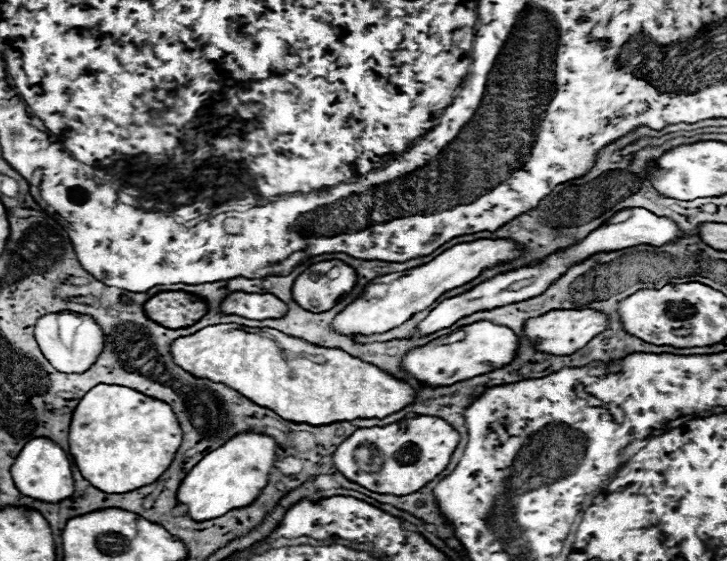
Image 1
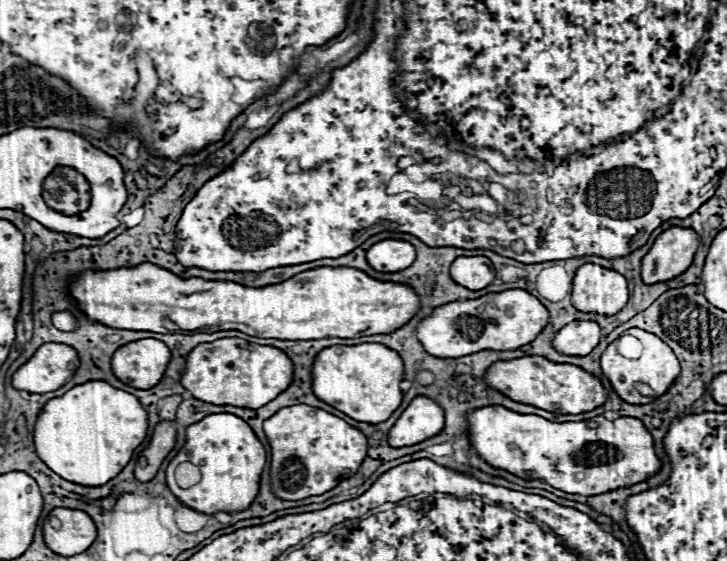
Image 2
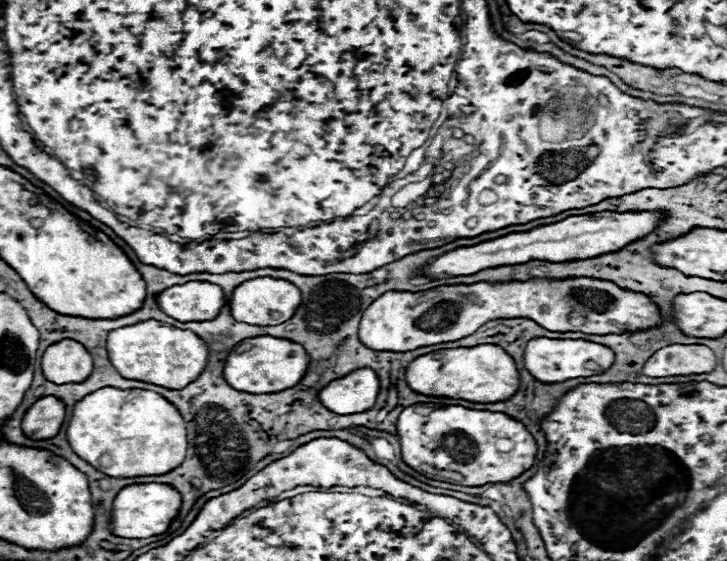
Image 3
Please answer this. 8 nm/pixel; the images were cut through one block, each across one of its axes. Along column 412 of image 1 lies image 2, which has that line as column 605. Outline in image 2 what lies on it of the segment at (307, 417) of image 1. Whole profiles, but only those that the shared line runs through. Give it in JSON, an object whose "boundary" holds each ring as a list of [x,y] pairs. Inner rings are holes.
{"boundary":[[[522,356],[494,362],[484,374],[484,382],[504,396],[554,414],[582,414],[606,402],[606,390],[598,378],[574,364],[558,364],[544,356]]]}

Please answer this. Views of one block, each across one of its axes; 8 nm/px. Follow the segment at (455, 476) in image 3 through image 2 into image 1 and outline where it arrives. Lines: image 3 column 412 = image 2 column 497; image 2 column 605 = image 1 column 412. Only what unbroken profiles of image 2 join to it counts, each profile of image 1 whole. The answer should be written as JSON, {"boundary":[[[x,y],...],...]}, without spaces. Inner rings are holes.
{"boundary":[[[438,416],[404,418],[388,426],[360,428],[346,438],[334,452],[334,466],[352,482],[378,492],[408,496],[434,480],[450,462],[460,442],[460,434]]]}

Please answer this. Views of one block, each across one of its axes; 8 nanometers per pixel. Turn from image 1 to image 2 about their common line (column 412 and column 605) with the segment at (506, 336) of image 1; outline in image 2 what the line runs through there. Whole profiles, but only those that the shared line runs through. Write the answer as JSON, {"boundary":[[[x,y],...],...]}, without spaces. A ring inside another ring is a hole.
{"boundary":[[[630,328],[630,330],[626,332],[626,336],[634,336],[636,340],[640,340],[640,344],[642,344],[642,354],[640,354],[640,358],[636,358],[636,360],[624,358],[624,356],[618,352],[620,340],[614,340],[614,342],[604,350],[604,354],[602,354],[602,358],[600,358],[600,368],[602,368],[604,376],[610,380],[614,392],[616,392],[624,402],[628,402],[628,404],[648,404],[648,402],[652,402],[654,398],[638,394],[636,388],[634,388],[634,382],[646,382],[646,384],[654,390],[656,396],[662,396],[662,394],[668,390],[668,386],[676,380],[676,376],[680,374],[680,362],[678,362],[678,358],[674,356],[674,352],[668,348],[668,344],[664,344],[664,342],[662,342],[656,334],[652,334],[652,332],[644,332],[642,328]]]}

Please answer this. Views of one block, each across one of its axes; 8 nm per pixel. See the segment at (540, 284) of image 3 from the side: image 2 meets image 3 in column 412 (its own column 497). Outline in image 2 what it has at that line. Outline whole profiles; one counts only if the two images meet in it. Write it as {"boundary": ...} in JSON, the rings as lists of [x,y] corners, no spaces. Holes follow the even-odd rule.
{"boundary":[[[512,288],[506,292],[490,292],[474,300],[462,300],[462,302],[454,300],[444,306],[438,306],[434,308],[430,318],[420,322],[416,336],[428,354],[438,356],[438,358],[460,358],[460,356],[468,356],[480,350],[516,350],[524,344],[530,344],[548,326],[548,320],[550,320],[548,310],[536,296],[532,296],[526,290]]]}

